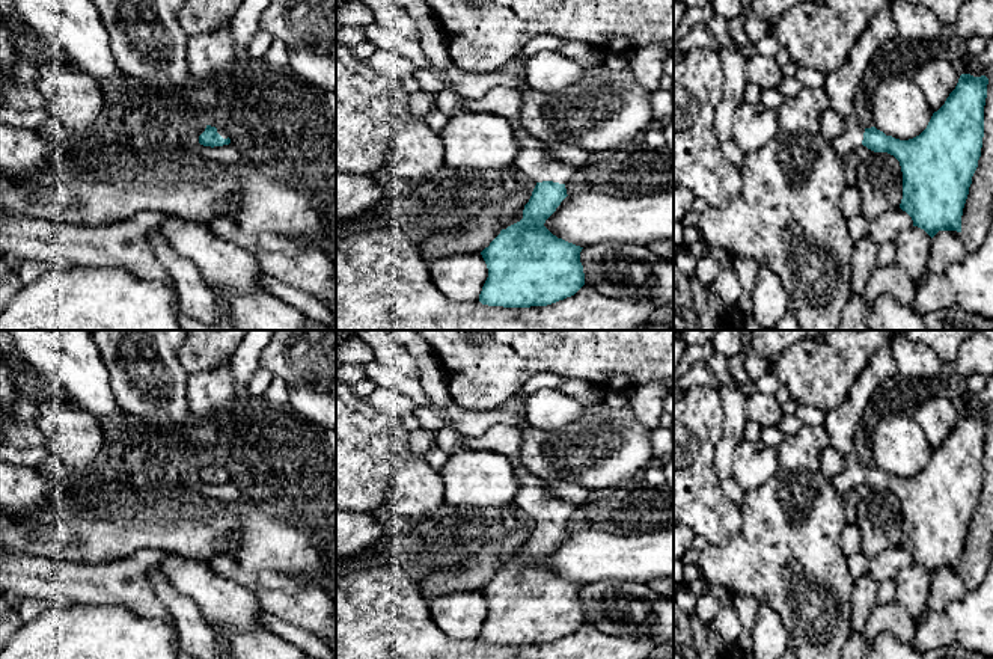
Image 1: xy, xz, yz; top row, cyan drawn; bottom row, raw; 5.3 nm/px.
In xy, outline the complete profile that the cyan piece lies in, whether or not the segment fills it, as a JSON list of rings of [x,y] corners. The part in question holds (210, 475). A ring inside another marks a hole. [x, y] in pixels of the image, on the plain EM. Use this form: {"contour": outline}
{"contour": [[[203,458],[203,464],[199,469],[199,481],[203,484],[223,484],[223,483],[229,483],[231,477],[228,475],[228,472],[215,464],[208,463]]]}

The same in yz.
{"contour": [[[891,341],[872,354],[865,369],[853,382],[845,401],[826,413],[824,428],[830,436],[830,446],[842,452],[844,469],[832,478],[832,486],[839,495],[853,493],[859,483],[874,490],[894,493],[903,510],[903,537],[900,546],[906,549],[913,564],[924,567],[931,576],[939,569],[961,570],[963,546],[978,505],[984,475],[984,443],[987,436],[988,416],[961,412],[955,427],[945,442],[933,451],[927,466],[916,475],[900,478],[886,474],[875,464],[863,466],[854,452],[854,433],[862,421],[866,406],[875,400],[878,386],[898,372]]]}

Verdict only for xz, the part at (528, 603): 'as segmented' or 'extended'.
extended

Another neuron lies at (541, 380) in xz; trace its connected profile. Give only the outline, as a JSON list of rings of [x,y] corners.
[[[538,372],[532,379],[529,379],[521,389],[517,392],[523,397],[529,397],[538,389],[558,389],[562,383],[562,379],[556,374],[551,372]]]

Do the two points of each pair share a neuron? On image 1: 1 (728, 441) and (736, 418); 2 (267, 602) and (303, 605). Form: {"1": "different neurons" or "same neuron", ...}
{"1": "same neuron", "2": "same neuron"}

